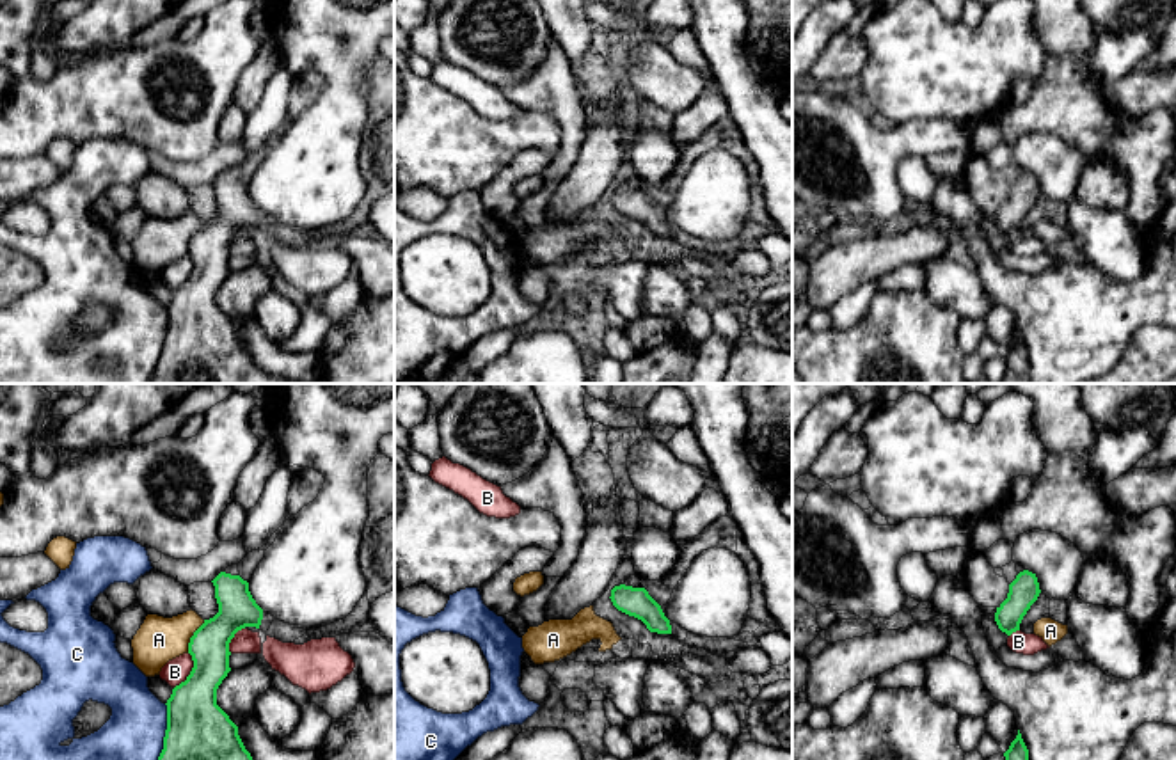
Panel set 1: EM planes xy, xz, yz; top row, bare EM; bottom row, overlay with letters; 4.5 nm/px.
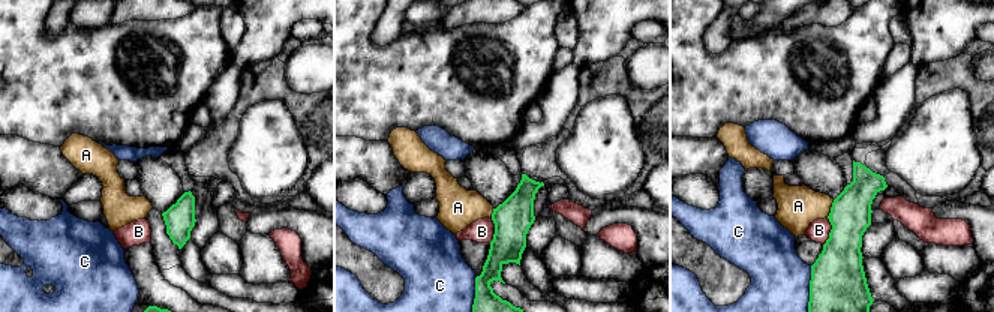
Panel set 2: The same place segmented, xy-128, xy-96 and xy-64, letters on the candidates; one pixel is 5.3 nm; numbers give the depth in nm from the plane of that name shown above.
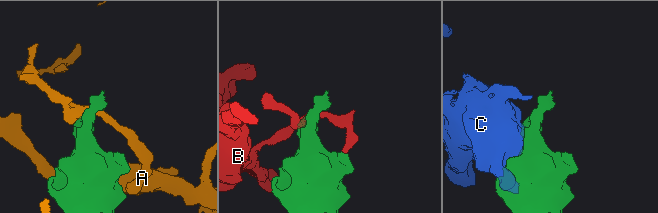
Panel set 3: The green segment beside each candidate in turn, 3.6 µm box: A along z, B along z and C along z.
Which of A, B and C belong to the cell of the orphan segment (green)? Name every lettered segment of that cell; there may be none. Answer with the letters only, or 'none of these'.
none of these

